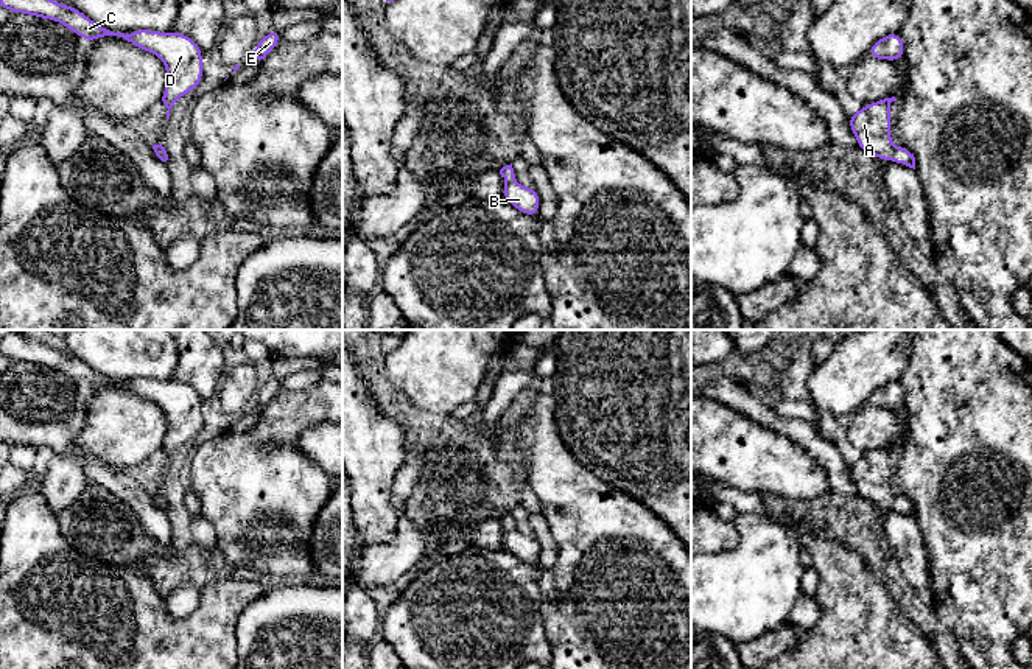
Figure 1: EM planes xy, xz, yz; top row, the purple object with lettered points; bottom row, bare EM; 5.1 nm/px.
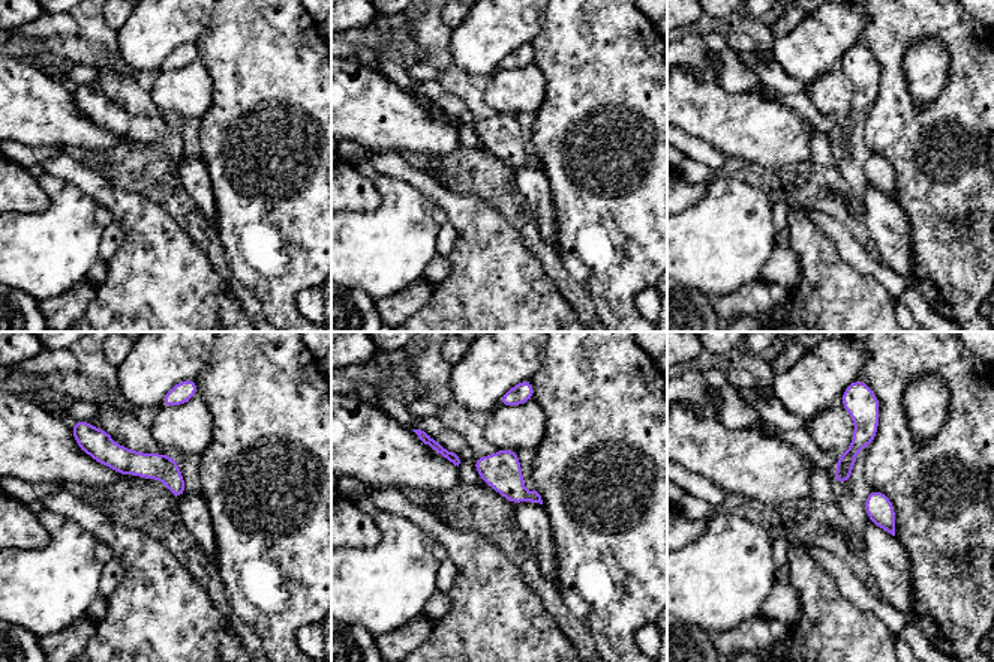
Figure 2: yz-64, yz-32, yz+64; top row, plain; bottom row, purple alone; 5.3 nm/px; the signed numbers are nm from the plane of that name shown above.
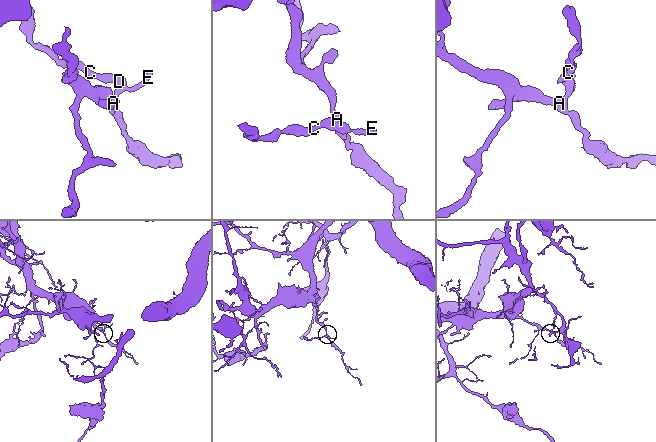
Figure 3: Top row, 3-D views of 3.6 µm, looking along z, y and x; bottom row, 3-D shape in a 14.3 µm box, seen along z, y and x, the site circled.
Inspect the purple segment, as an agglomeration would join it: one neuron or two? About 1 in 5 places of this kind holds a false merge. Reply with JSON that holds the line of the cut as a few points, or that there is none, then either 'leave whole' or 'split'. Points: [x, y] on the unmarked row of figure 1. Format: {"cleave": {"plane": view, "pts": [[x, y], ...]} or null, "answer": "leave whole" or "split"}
{"cleave": null, "answer": "leave whole"}

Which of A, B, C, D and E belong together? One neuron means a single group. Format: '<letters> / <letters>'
A B C D E

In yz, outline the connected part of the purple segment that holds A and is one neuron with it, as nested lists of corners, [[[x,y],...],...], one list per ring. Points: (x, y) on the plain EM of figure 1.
[[[895,445],[865,453],[861,459],[848,464],[848,473],[858,495],[873,506],[892,509],[915,518],[915,506],[904,495],[893,496],[890,490],[890,451]]]

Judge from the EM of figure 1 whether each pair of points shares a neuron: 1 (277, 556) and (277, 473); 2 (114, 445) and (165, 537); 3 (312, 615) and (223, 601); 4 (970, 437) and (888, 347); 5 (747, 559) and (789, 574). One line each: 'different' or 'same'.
1: same
2: different
3: different
4: different
5: same

